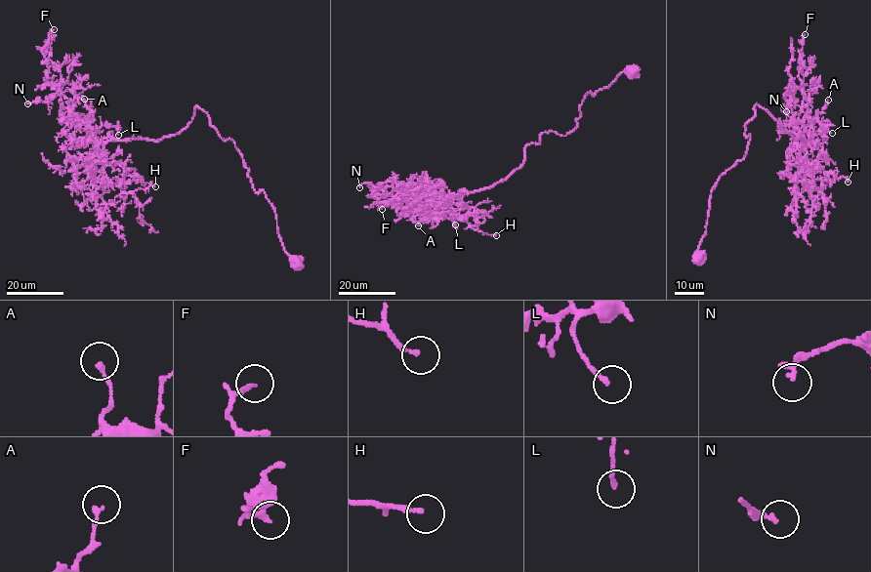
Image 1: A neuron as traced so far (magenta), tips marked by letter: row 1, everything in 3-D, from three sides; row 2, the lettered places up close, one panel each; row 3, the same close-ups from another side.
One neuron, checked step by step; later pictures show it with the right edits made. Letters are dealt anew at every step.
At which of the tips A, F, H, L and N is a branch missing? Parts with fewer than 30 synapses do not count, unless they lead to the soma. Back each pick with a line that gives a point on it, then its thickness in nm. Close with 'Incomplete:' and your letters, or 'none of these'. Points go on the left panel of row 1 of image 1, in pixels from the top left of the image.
Incomplete: none of these

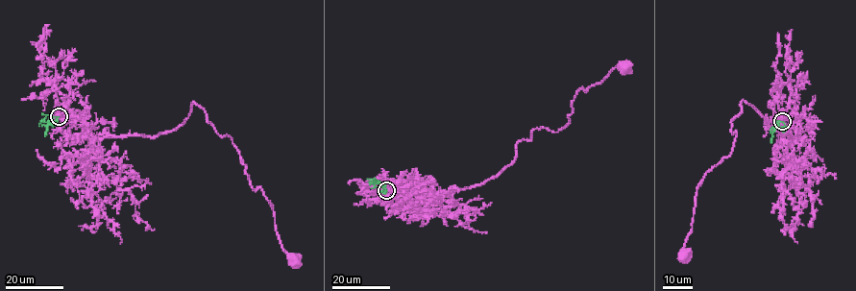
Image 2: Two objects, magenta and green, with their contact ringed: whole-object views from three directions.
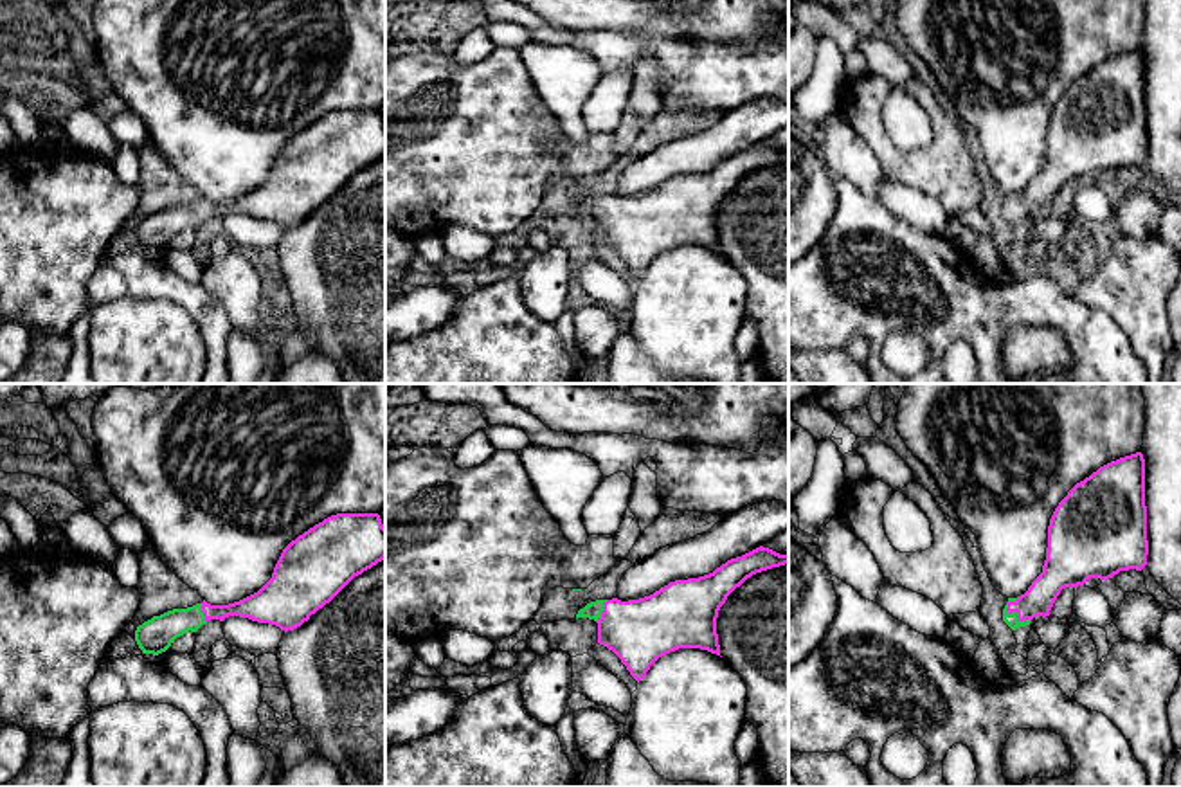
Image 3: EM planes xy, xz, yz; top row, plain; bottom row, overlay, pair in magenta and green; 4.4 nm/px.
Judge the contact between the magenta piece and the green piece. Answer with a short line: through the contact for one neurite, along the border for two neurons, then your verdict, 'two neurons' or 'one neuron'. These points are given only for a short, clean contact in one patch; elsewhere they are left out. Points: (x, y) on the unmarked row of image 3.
line yz (1039, 195), (1018, 213), (1010, 217); one neuron

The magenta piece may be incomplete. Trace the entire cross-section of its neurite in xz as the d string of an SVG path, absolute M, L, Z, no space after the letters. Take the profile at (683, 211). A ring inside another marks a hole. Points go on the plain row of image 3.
M756 144L713 169L675 176L650 193L596 196L578 214L598 220L598 240L612 247L639 279L650 263L679 245L720 252L717 214L727 193L756 169L789 160L789 151Z

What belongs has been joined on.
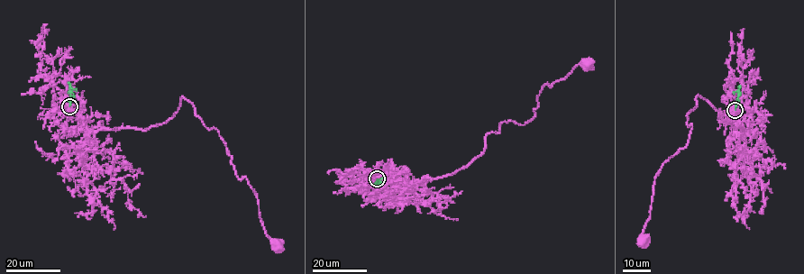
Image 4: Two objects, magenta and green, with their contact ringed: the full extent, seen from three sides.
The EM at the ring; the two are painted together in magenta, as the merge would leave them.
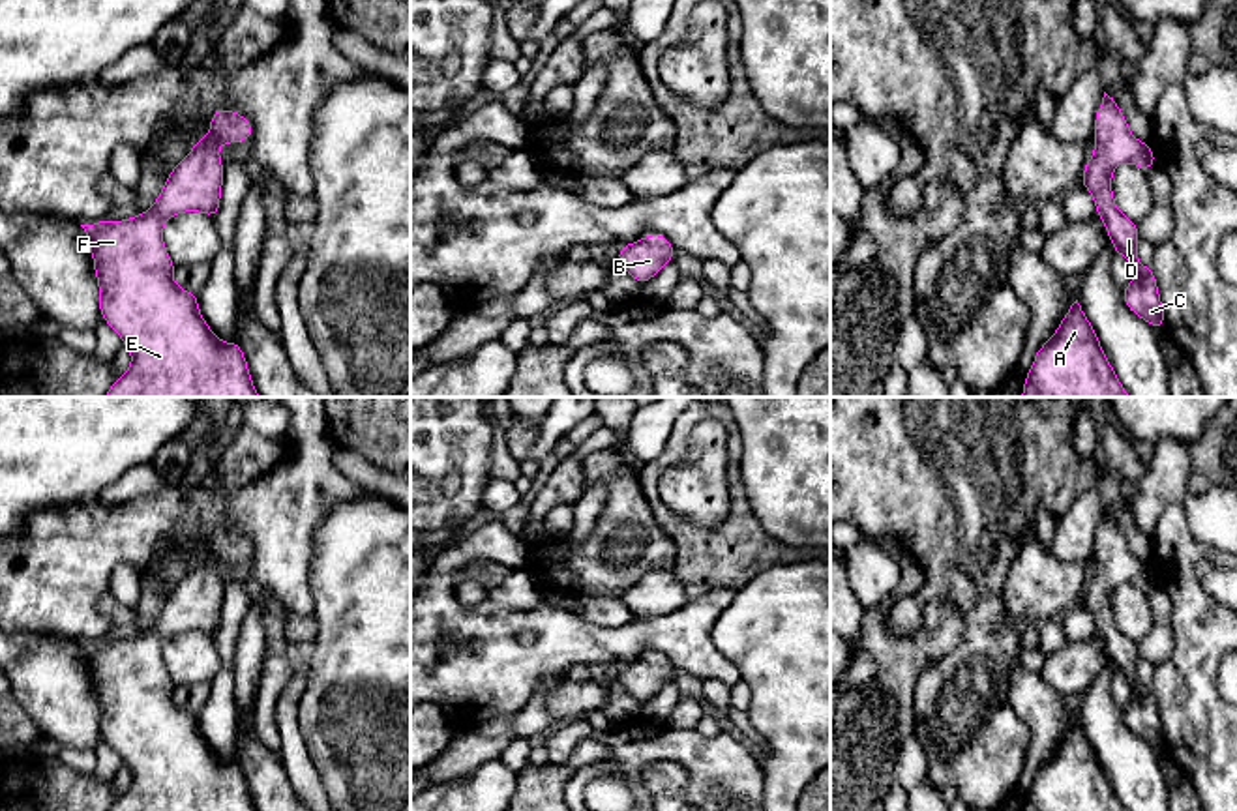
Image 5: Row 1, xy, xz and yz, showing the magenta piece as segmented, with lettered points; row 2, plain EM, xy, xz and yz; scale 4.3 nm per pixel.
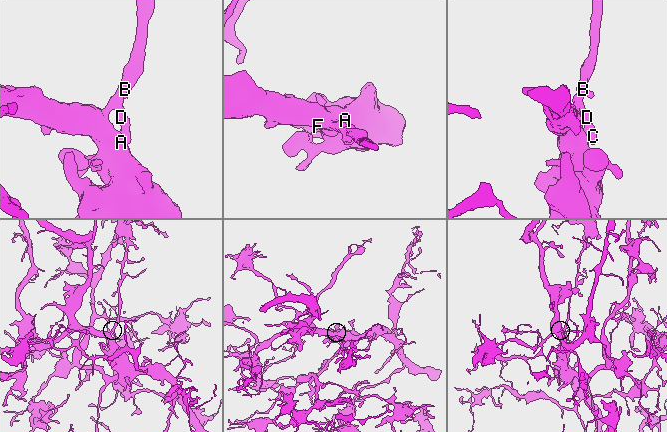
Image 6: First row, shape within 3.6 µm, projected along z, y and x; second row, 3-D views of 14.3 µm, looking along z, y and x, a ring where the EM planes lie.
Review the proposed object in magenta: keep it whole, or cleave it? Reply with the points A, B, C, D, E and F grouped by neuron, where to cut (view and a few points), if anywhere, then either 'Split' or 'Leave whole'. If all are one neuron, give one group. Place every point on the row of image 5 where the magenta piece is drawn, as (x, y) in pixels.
Groups: A B C D E F. No split. Leave whole

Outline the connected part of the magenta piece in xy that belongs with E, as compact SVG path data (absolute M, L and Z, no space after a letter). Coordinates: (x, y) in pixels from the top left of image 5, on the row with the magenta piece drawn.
M231 109L216 111L210 118L210 135L201 137L172 167L150 210L124 221L105 217L96 225L81 225L94 257L99 315L131 352L129 369L103 397L261 397L240 345L221 341L202 318L197 294L174 283L176 264L163 242L163 225L172 215L184 212L217 215L223 187L219 144L249 140L251 135L253 127L246 116Z

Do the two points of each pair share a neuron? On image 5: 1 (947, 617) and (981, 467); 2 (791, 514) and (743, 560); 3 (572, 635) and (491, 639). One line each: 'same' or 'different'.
1: different
2: different
3: same

